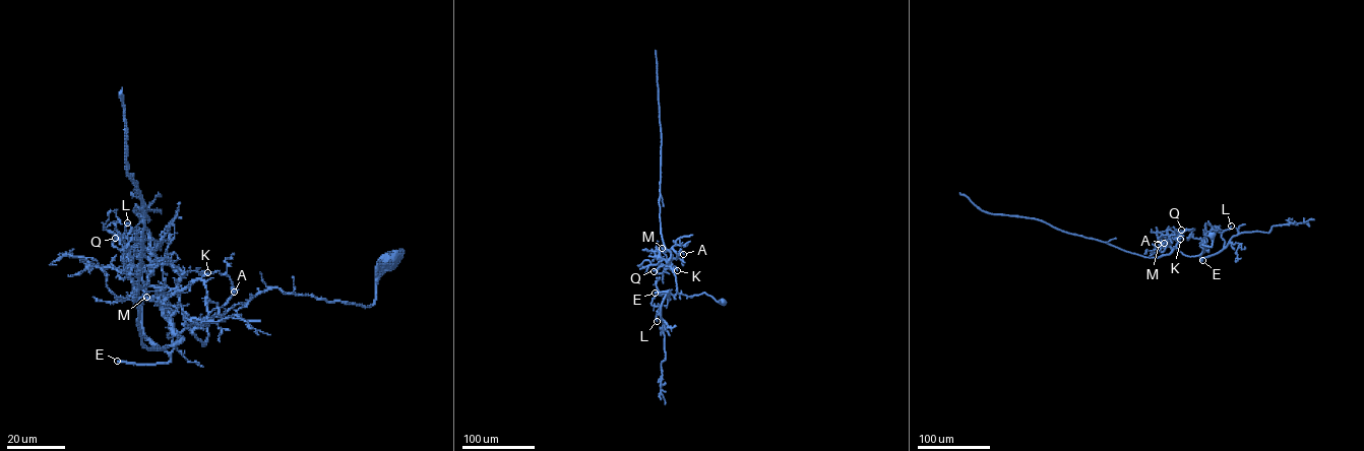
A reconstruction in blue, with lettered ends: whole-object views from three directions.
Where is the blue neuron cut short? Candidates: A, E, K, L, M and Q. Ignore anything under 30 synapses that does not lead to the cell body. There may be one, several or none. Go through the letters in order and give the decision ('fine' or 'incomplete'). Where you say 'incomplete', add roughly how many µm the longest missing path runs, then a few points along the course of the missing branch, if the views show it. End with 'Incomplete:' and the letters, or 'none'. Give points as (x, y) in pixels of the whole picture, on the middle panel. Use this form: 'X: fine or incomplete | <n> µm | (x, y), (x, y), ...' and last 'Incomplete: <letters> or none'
A: fine
E: incomplete | 900 µm
K: fine
L: fine
M: fine
Q: fine
Incomplete: E

